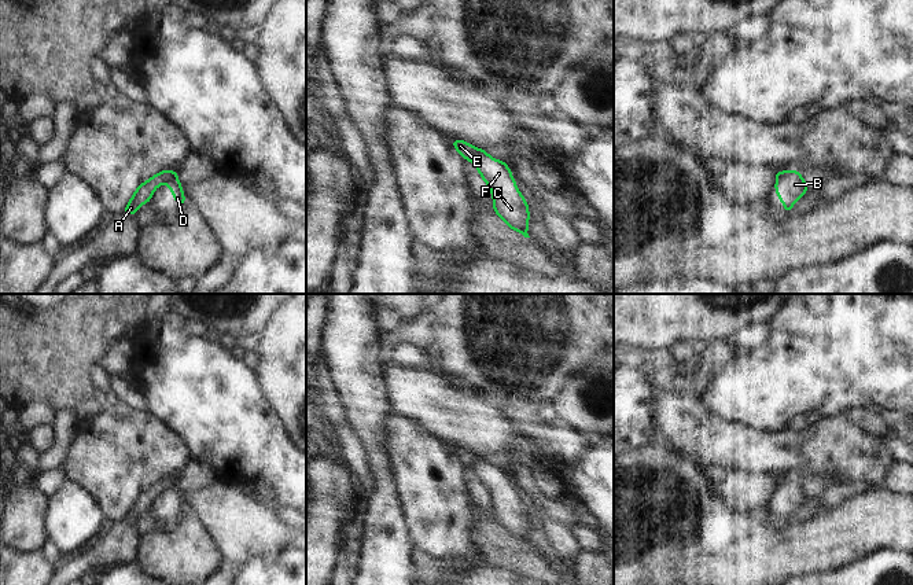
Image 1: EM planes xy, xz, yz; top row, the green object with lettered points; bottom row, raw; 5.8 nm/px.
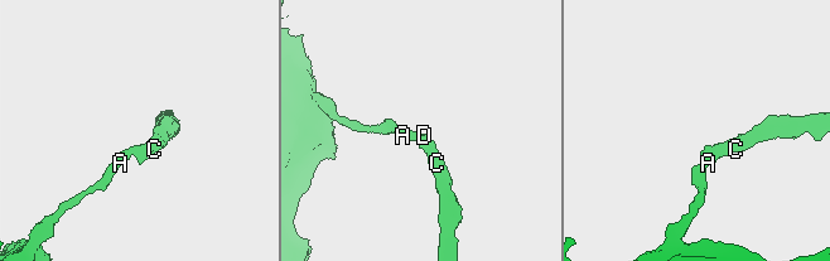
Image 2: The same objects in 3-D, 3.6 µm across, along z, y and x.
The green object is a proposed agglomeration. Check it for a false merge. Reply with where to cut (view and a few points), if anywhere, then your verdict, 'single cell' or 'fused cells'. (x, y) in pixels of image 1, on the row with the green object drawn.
cut xz (479, 150), (470, 159); fused cells

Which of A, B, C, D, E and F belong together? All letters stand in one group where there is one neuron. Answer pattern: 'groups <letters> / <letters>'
groups A E / B C D F

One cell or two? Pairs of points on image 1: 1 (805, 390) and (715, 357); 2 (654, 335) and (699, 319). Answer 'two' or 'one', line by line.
1: two
2: one

